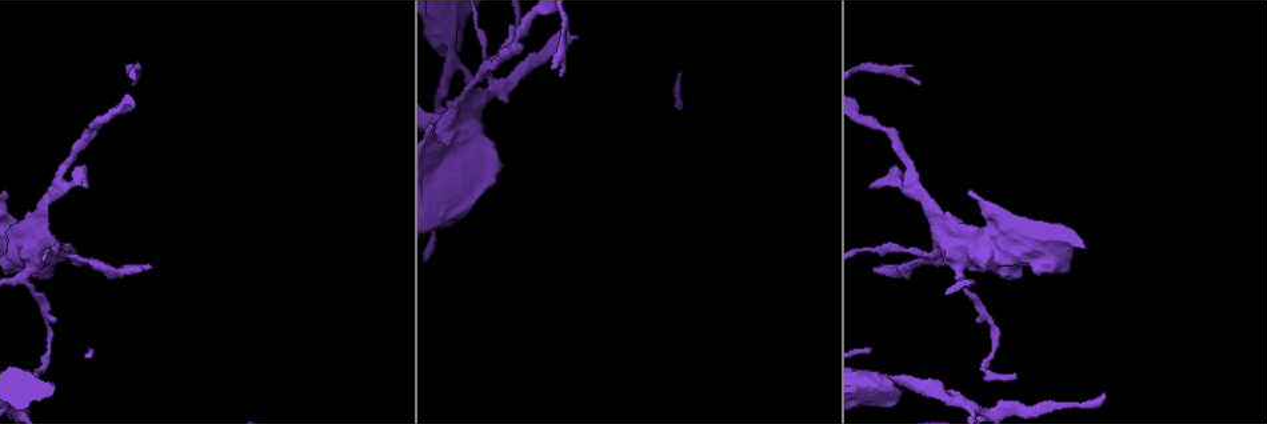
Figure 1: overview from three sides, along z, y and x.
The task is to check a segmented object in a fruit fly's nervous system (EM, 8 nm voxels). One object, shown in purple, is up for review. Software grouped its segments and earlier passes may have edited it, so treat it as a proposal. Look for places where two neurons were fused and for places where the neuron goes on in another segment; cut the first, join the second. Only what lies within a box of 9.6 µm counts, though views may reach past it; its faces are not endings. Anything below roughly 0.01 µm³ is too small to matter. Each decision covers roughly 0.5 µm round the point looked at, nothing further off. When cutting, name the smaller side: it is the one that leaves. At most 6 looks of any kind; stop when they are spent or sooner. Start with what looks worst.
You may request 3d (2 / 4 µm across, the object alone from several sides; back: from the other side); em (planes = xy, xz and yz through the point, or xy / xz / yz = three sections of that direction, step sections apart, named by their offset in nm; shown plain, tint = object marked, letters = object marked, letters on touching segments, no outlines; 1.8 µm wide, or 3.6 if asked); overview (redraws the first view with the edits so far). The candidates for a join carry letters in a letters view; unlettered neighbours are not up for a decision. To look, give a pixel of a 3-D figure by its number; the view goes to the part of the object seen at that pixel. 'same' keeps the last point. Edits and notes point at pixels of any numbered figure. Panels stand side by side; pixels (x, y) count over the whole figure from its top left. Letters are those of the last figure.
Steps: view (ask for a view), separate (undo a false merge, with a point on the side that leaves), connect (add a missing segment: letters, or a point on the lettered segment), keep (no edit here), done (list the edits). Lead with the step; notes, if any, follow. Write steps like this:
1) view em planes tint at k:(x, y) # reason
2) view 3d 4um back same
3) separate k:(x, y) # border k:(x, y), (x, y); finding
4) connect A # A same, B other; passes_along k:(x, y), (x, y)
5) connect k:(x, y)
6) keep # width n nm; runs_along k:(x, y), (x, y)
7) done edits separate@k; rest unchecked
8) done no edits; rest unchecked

view 3d 2um at 1:(576, 36) # free end

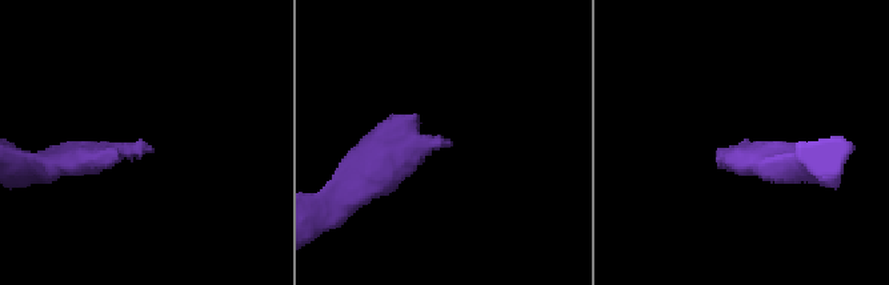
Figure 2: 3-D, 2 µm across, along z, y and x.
view em 3.6um planes tint at 2:(149, 149)

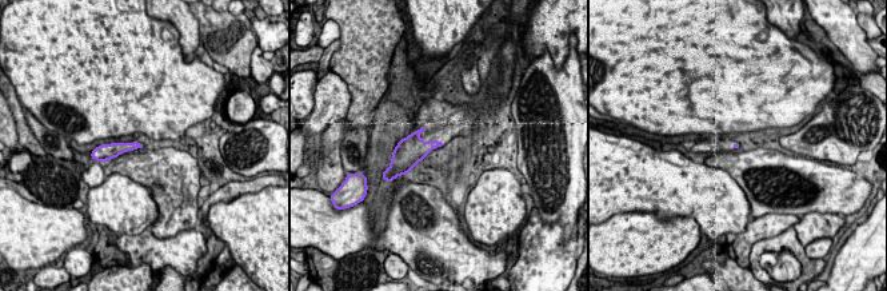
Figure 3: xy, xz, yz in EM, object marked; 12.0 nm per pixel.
view em 3.6um planes letters same # what lies round it

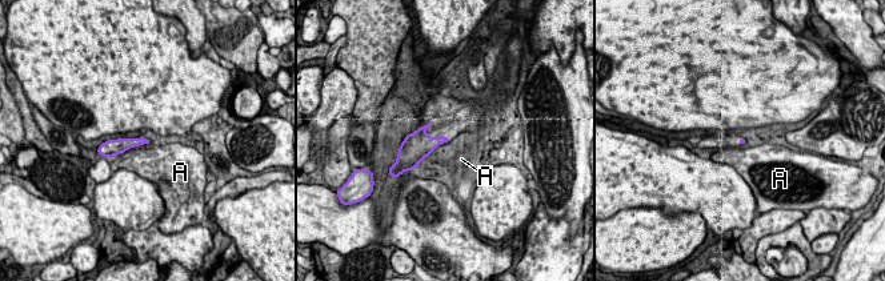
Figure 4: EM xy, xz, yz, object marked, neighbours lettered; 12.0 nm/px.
keep # A other; border 4:(127, 149), (109, 157); no lettered segment goes on from it

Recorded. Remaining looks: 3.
view 3d 4um at 1:(442, 159)

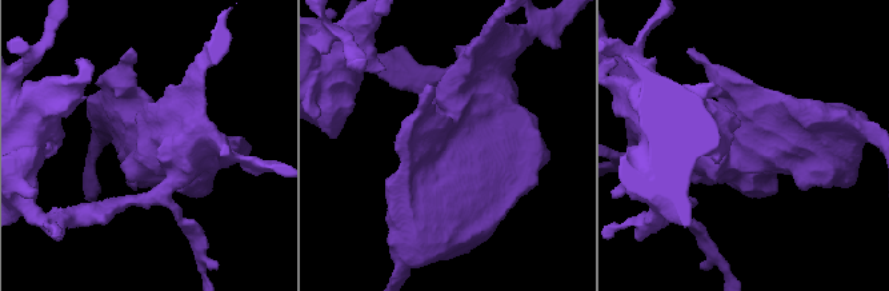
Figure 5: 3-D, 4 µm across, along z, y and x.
view em 3.6um planes letters at 5:(454, 147) # shape alone is not enough

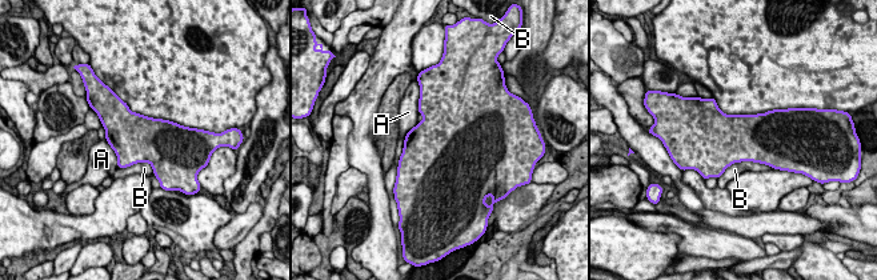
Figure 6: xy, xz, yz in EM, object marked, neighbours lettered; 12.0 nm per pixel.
keep # longest_contact B 700 nm; A other, B other; border 6:(773, 168), (735, 162), (717, 179); all the same neuron

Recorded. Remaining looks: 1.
view em 3.6um xz step 4 letters at 1:(1015, 374) # end of a long branch

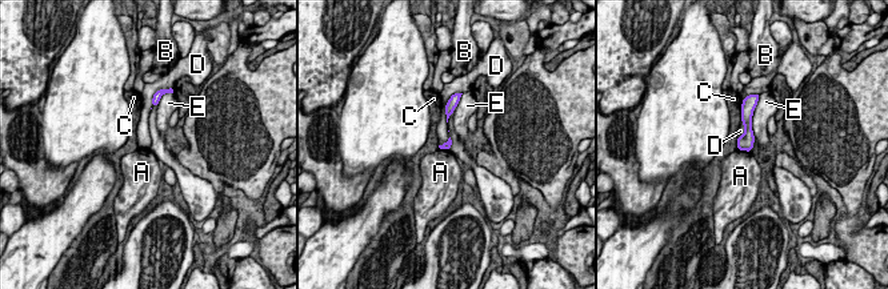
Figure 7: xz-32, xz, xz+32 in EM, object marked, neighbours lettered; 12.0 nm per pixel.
keep # width 100 nm; A other, B other, C other, D other, E other; none of them fits

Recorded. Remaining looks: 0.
done no edits; rest unchecked

